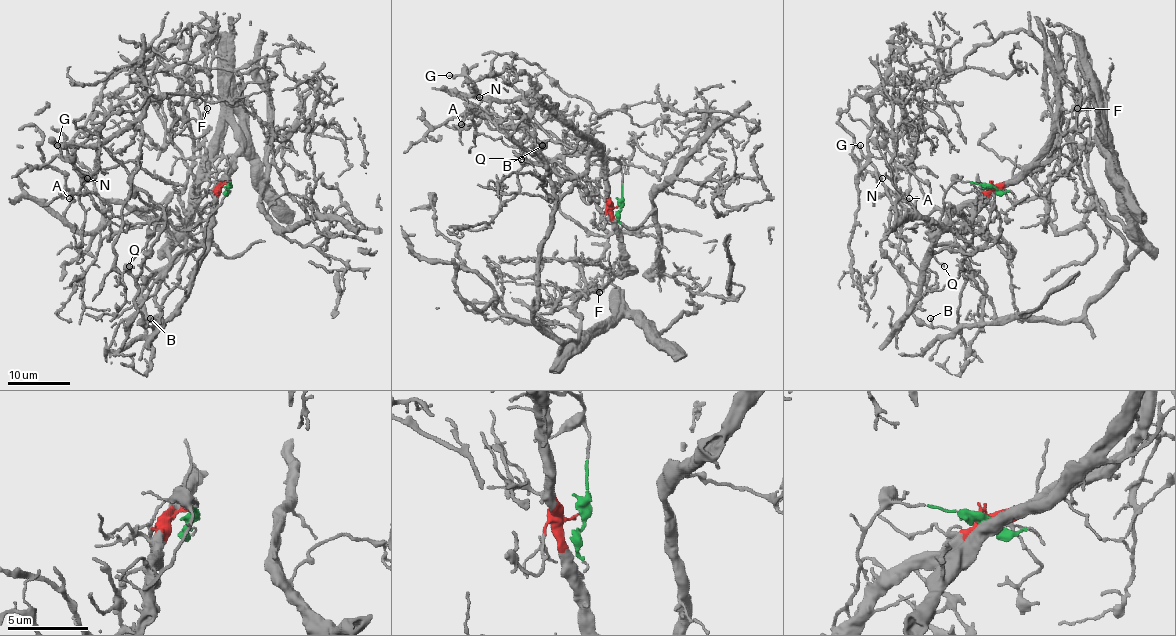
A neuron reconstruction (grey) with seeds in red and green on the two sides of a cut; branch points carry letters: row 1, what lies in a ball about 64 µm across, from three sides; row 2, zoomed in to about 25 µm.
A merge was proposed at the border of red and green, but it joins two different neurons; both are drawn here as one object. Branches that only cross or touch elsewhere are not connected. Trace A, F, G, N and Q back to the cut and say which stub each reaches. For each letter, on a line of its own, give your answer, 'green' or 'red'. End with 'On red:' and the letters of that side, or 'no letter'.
A: red
F: red
G: green
N: green
Q: green
On red: A, F

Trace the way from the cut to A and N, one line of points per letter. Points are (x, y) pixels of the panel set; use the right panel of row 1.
A: (990, 183), (1072, 158), (1022, 30), (939, 63), (943, 82), (892, 60), (871, 115), (909, 198)
N: (990, 185), (956, 180), (932, 230), (879, 179), (854, 144), (853, 155), (862, 174), (876, 172), (882, 179)

